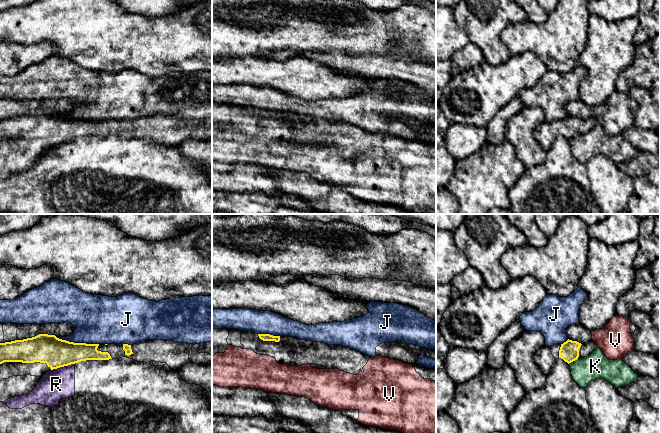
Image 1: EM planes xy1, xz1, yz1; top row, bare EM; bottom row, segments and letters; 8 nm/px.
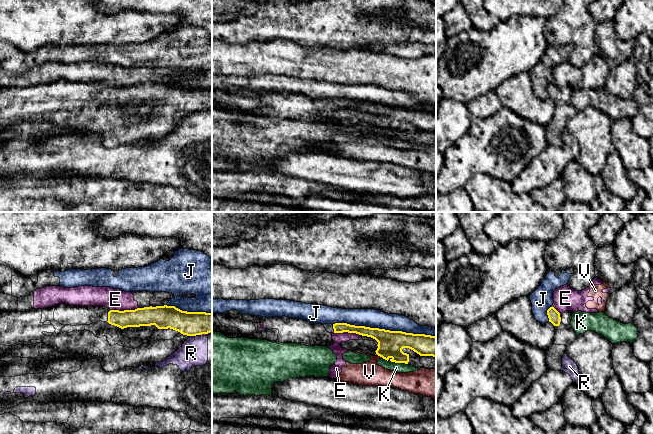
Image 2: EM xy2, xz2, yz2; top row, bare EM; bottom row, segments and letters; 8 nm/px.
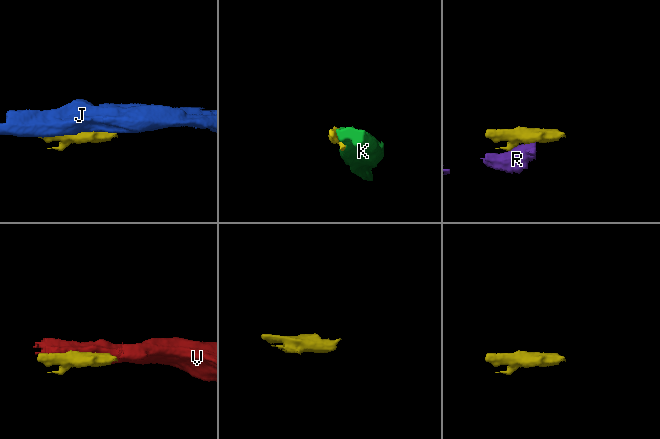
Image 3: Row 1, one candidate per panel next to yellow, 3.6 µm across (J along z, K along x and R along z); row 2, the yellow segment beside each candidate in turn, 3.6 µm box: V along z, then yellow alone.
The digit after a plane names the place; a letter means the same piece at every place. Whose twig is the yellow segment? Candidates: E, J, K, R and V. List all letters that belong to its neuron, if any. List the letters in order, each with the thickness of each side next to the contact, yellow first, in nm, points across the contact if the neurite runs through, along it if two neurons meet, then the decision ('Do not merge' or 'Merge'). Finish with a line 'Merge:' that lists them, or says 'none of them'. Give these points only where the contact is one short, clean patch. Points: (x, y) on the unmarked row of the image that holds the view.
E: Thickness 160 nm (yellow) against 180 nm. Boundary: xy2 (137, 83), (131, 86), (110, 86). Do not merge
J: Thickness 200 nm (yellow) against 150 nm. Do not merge
K: Thickness 160 nm (yellow) against 200 nm. Do not merge
R: Thickness 240 nm (yellow) against 240 nm. Boundary: xy1 (74, 139), (51, 146). Do not merge
V: Thickness 200 nm (yellow) against 190 nm. Boundary: xz2 (377, 130), (383, 134). Do not merge
Merge: none of them

